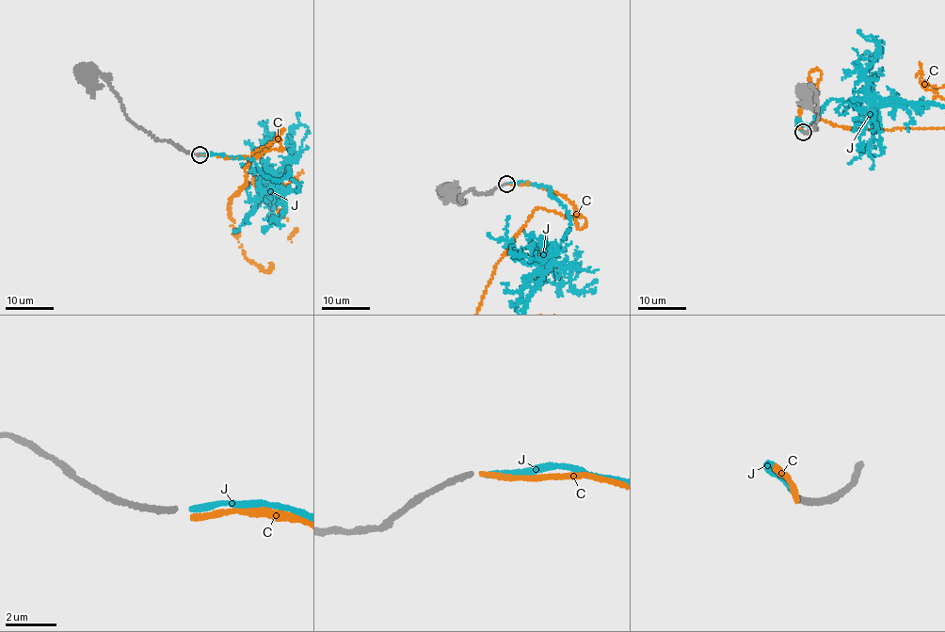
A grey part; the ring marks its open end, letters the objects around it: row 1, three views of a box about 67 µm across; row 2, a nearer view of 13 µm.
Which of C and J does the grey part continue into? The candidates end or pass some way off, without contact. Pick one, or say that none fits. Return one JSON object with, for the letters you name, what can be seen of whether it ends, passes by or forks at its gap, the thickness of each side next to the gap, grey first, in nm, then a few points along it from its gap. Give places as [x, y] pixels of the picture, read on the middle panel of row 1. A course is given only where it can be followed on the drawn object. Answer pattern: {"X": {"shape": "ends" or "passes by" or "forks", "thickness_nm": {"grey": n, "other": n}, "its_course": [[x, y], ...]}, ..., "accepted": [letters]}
{"J": {"shape": "ends", "thickness_nm": {"grey": 240, "other": 240}}, "accepted": ["J"]}

